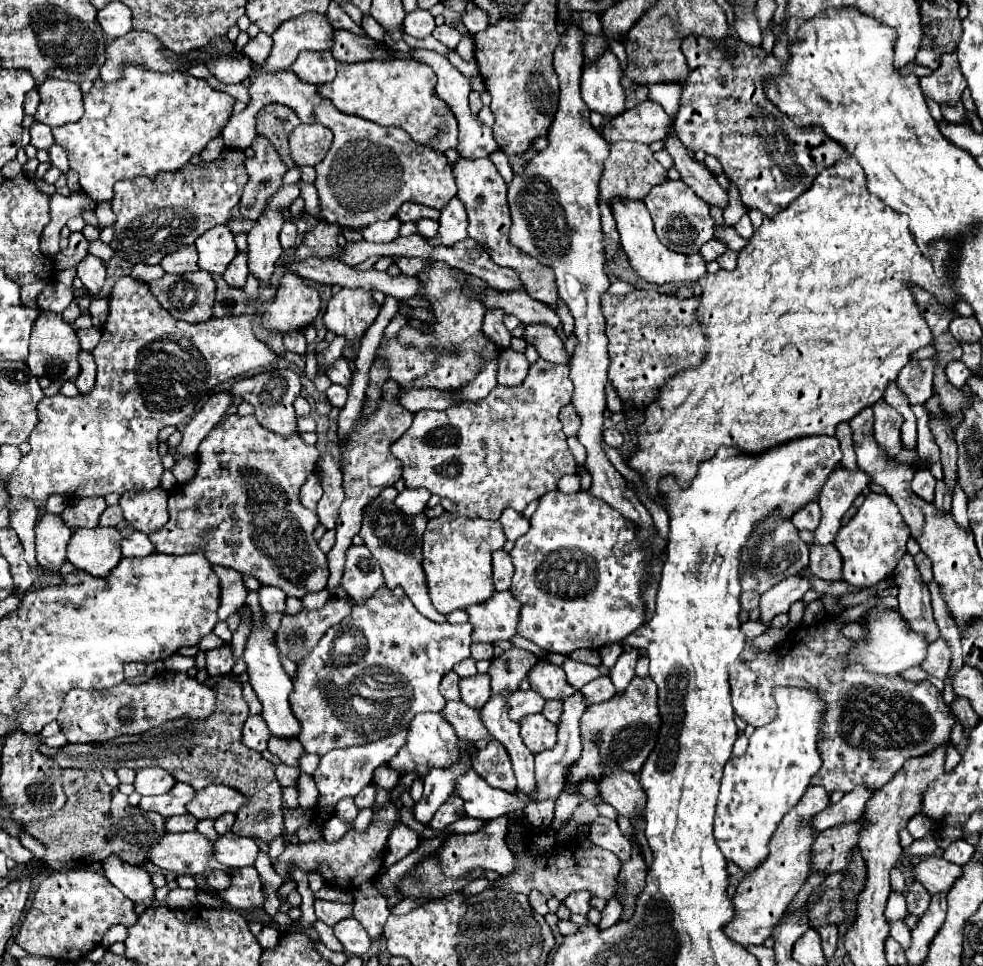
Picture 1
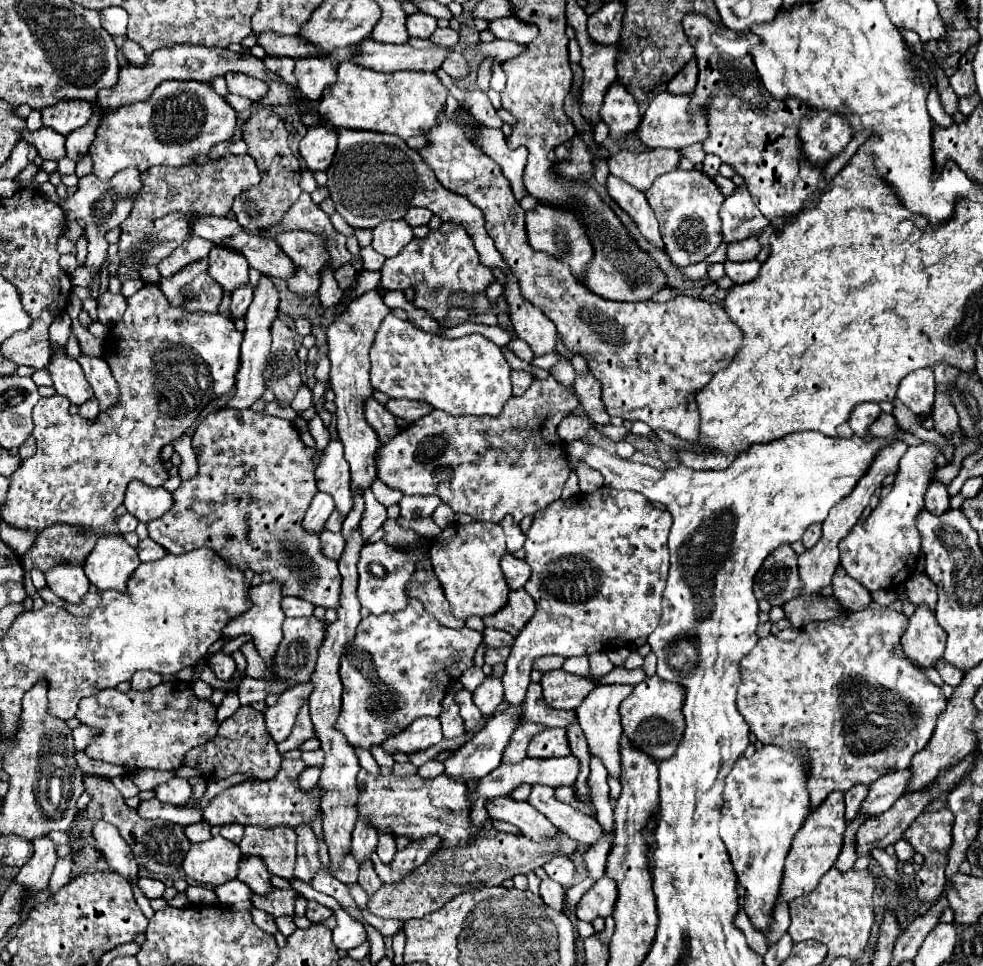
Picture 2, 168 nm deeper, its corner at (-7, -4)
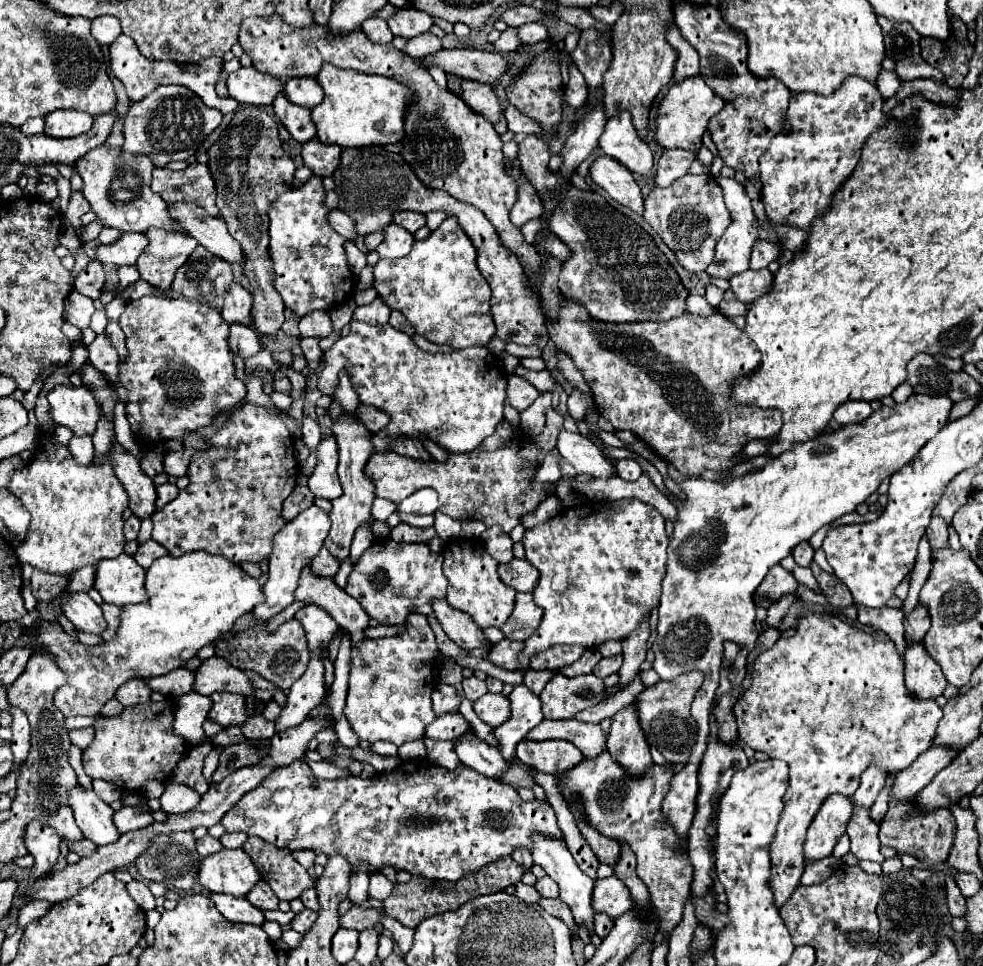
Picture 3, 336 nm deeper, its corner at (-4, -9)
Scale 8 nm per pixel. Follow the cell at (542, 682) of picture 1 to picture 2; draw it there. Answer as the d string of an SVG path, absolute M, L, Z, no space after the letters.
M562 669L544 673L540 685L546 703L554 709L576 709L586 699L586 695L594 689L594 685L588 679L566 673Z

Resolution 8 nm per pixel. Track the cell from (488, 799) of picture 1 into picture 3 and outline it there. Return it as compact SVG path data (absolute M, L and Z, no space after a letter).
M535 834L533 836L535 840L535 848L533 848L533 862L543 866L543 870L547 872L547 876L551 876L557 884L559 884L559 898L571 908L571 914L575 918L575 922L583 928L589 930L589 934L593 934L593 906L591 906L591 896L593 896L593 880L583 874L577 866L577 862L573 860L571 852L567 850L565 842L561 840L555 840L555 838L549 838L549 836L541 836L541 834Z

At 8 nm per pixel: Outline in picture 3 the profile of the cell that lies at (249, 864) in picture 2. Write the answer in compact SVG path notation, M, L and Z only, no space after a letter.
M259 882L249 894L247 894L247 900L253 904L253 906L257 906L259 910L275 910L277 908L277 904L279 904L279 900L277 900L277 896L273 894L273 890L269 888L269 884L267 882Z

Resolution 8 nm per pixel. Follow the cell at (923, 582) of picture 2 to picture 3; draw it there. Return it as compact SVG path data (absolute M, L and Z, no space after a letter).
M917 606L909 616L905 616L905 642L907 642L907 646L921 642L923 636L927 634L929 626L931 626L931 620L929 620L925 606Z

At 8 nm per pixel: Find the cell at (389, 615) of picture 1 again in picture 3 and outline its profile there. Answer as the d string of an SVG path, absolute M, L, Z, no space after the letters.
M411 614L407 620L407 630L397 636L373 638L353 646L345 718L349 720L351 728L359 734L359 738L369 742L389 740L395 746L403 746L405 742L411 740L423 740L425 728L435 720L435 712L431 708L431 692L437 680L437 662L439 662L439 648L433 630L429 628L427 616L423 614Z

